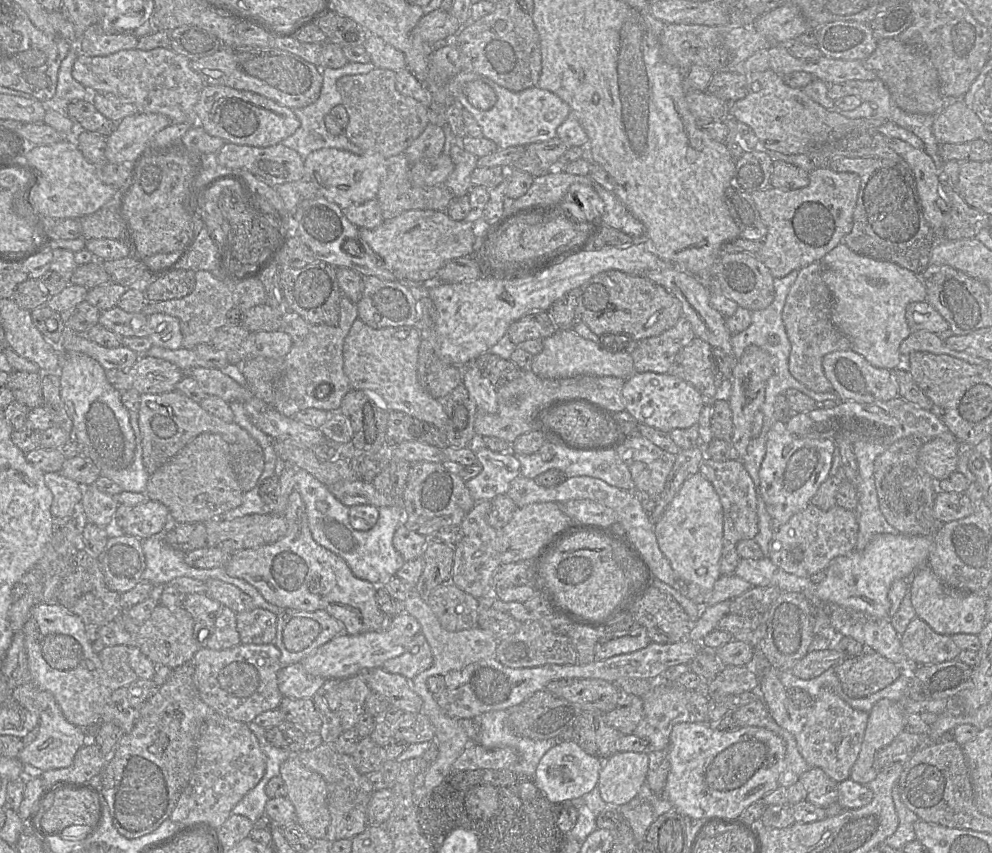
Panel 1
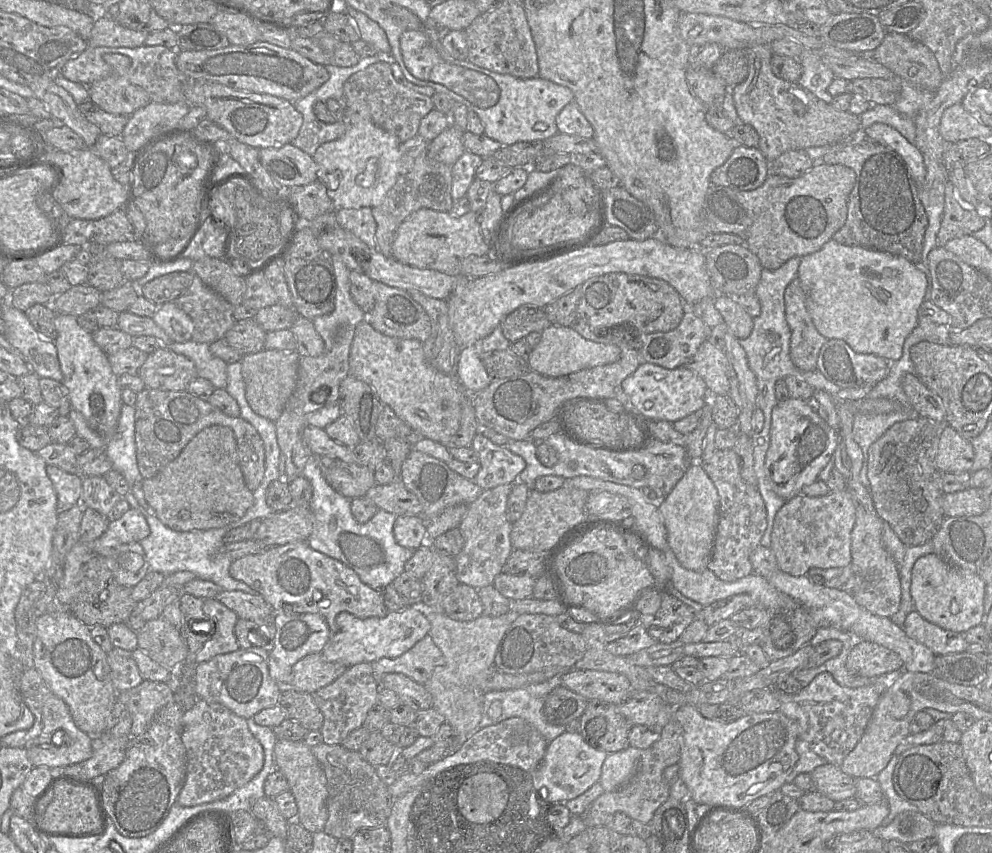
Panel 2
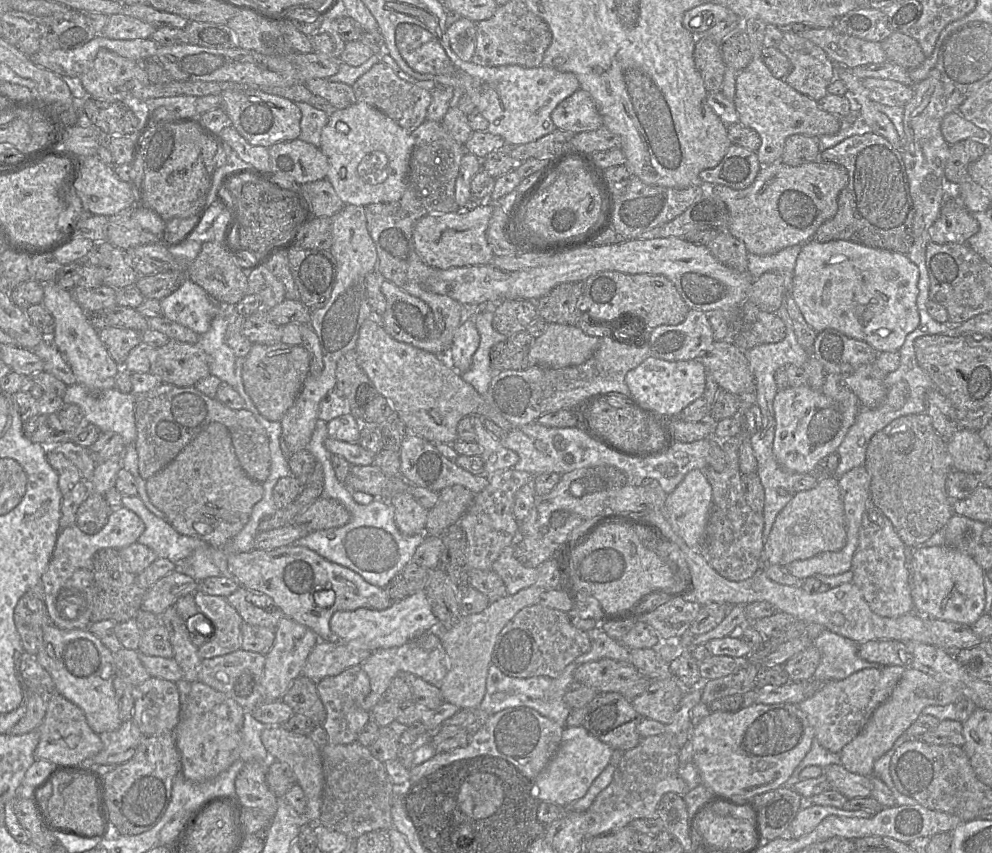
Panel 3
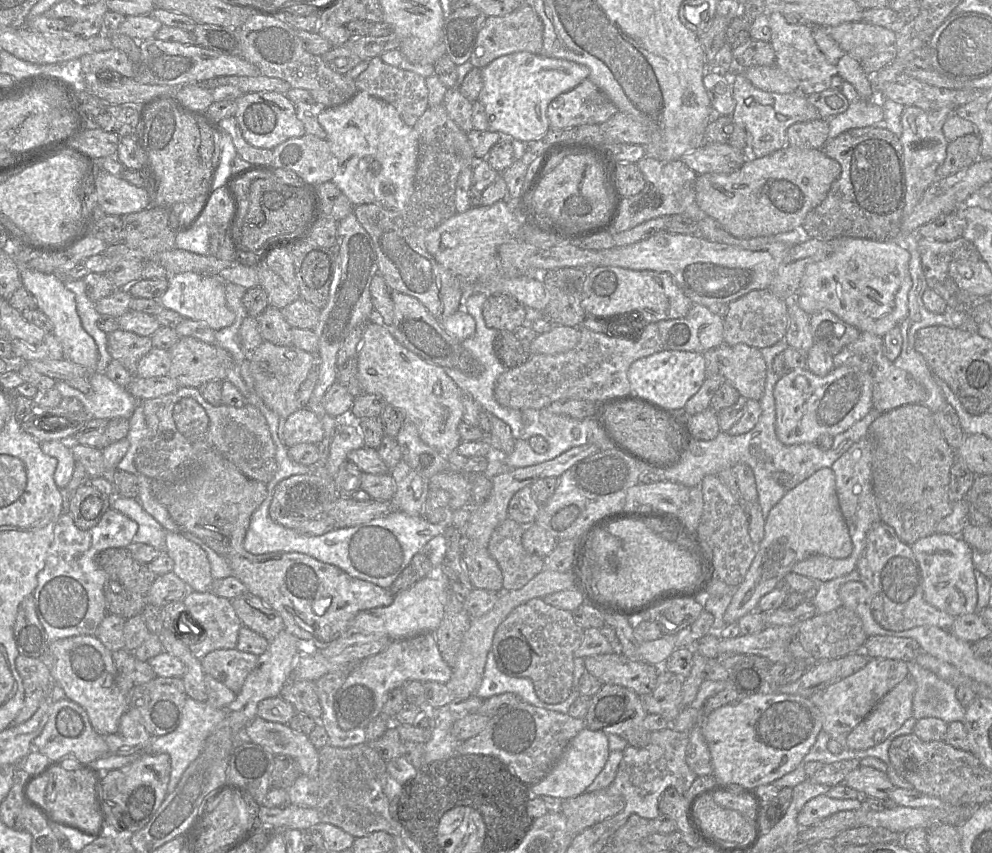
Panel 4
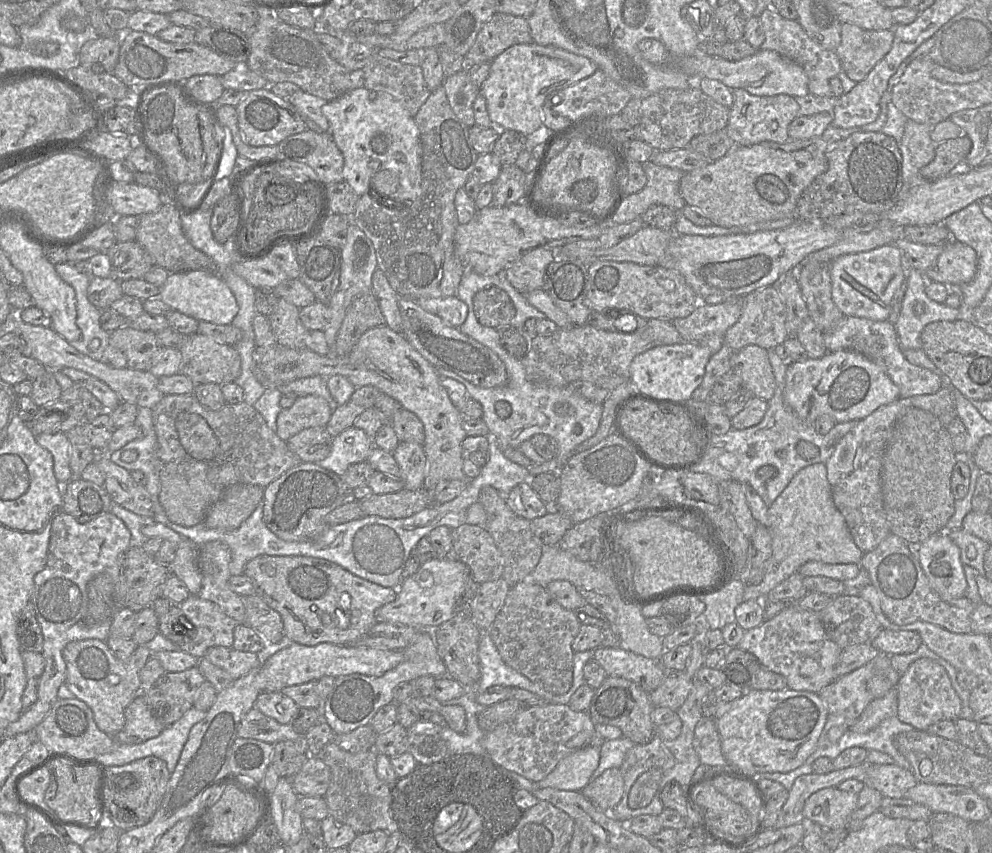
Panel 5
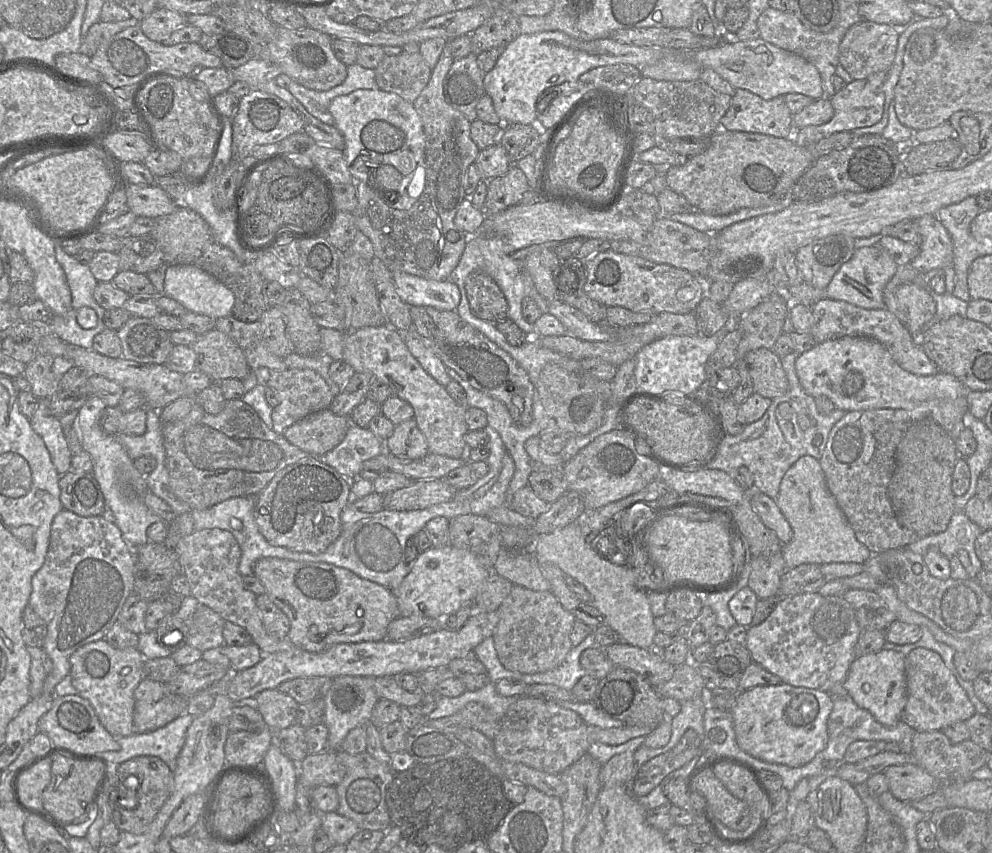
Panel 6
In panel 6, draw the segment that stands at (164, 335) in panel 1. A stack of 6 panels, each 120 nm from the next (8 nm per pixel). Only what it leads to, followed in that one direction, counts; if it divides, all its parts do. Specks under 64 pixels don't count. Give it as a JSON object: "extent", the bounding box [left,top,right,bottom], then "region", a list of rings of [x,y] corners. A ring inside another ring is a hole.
{"extent":[164,264,234,319],"region":[[[192,264],[166,266],[164,295],[179,302],[188,312],[206,315],[214,319],[231,316],[234,306],[232,291],[215,277]]]}

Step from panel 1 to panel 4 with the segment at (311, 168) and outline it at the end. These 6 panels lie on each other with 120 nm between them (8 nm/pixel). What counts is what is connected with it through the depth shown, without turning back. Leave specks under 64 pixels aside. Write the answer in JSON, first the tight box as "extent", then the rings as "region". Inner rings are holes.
{"extent":[318,91,418,210],"region":[[[358,91],[348,102],[325,108],[318,121],[326,132],[326,140],[331,152],[338,160],[338,169],[331,180],[356,206],[375,204],[388,210],[404,209],[414,192],[414,181],[418,163],[418,140],[414,127],[408,126],[397,110],[389,103],[376,98],[367,92]],[[383,183],[395,186],[393,194],[383,192]]]}

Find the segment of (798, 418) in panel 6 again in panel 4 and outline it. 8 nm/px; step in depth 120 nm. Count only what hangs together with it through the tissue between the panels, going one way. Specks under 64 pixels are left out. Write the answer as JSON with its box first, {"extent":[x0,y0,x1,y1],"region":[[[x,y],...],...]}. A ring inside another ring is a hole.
{"extent":[642,337,881,520],"region":[[[785,337],[778,343],[760,349],[766,363],[766,383],[762,398],[759,400],[761,416],[755,427],[741,435],[730,435],[720,432],[713,440],[693,440],[685,446],[680,457],[673,463],[665,466],[642,466],[644,470],[652,471],[662,480],[684,485],[688,488],[699,485],[706,475],[718,475],[726,468],[733,468],[738,463],[745,463],[754,473],[758,503],[766,520],[770,510],[783,498],[787,491],[809,478],[821,468],[831,468],[854,443],[869,436],[869,427],[881,415],[877,410],[871,410],[860,421],[856,422],[846,431],[836,435],[833,445],[828,450],[821,449],[816,443],[785,445],[776,435],[776,408],[774,389],[780,379],[774,372],[775,357],[783,353],[788,347]]]}

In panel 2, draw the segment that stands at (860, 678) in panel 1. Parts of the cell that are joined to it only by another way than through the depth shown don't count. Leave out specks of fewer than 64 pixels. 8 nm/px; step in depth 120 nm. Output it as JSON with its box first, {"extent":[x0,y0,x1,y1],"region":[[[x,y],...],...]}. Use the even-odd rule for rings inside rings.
{"extent":[846,640,904,678],"region":[[[865,640],[856,641],[848,655],[846,668],[852,675],[868,678],[904,670],[903,661],[896,652]]]}

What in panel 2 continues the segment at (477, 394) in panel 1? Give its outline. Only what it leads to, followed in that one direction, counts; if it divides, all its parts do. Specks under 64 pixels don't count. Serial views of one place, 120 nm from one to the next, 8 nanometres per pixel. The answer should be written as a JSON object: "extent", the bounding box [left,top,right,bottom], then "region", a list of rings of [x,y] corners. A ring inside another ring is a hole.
{"extent":[457,345,492,395],"region":[[[478,345],[464,348],[460,352],[457,378],[469,395],[484,390],[492,381],[480,359]]]}

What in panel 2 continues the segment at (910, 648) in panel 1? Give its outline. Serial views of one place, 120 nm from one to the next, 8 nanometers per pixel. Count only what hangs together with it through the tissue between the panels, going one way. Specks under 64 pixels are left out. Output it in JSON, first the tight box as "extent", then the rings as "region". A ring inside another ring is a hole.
{"extent":[906,610,969,656],"region":[[[916,610],[906,618],[906,635],[928,647],[936,656],[965,652],[969,643],[963,633],[943,629],[924,619]]]}

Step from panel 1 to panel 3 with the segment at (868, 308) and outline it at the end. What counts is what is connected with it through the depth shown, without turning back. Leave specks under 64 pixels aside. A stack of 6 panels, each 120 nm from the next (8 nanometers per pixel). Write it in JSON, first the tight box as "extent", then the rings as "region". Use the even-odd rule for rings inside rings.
{"extent":[791,239,919,352],"region":[[[811,239],[802,244],[802,248],[797,256],[791,284],[791,295],[808,325],[810,325],[817,333],[827,329],[834,329],[850,338],[866,342],[878,352],[899,352],[906,336],[919,325],[919,313],[917,309],[918,279],[918,267],[904,254],[885,249],[867,247],[847,240],[818,242]]]}

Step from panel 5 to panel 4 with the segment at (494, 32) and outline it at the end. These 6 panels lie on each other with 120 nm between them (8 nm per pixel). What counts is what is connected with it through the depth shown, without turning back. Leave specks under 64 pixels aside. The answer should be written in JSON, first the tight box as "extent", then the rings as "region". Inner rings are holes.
{"extent":[469,2,543,69],"region":[[[524,2],[518,9],[505,16],[489,16],[478,33],[475,48],[469,61],[483,69],[495,59],[516,52],[542,54],[543,23],[530,3]]]}

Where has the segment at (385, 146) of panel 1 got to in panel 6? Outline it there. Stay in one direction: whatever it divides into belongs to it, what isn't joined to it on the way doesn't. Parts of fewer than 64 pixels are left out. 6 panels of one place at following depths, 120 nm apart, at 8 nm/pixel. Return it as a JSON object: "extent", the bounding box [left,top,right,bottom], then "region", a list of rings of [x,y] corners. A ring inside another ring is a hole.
{"extent":[375,53,432,104],"region":[[[401,53],[385,55],[375,69],[375,79],[380,90],[394,93],[413,104],[422,90],[427,86],[432,69],[426,64],[420,53]]]}

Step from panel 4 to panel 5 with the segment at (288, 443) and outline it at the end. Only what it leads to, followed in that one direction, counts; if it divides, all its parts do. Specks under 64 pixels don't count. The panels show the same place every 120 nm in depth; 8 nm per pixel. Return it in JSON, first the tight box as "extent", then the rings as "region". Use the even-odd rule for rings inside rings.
{"extent":[276,395,335,443],"region":[[[308,395],[297,397],[290,408],[282,409],[279,413],[276,422],[276,435],[287,443],[292,436],[298,434],[302,430],[314,427],[326,427],[332,414],[331,405],[335,405],[334,402],[329,403],[319,396]]]}

